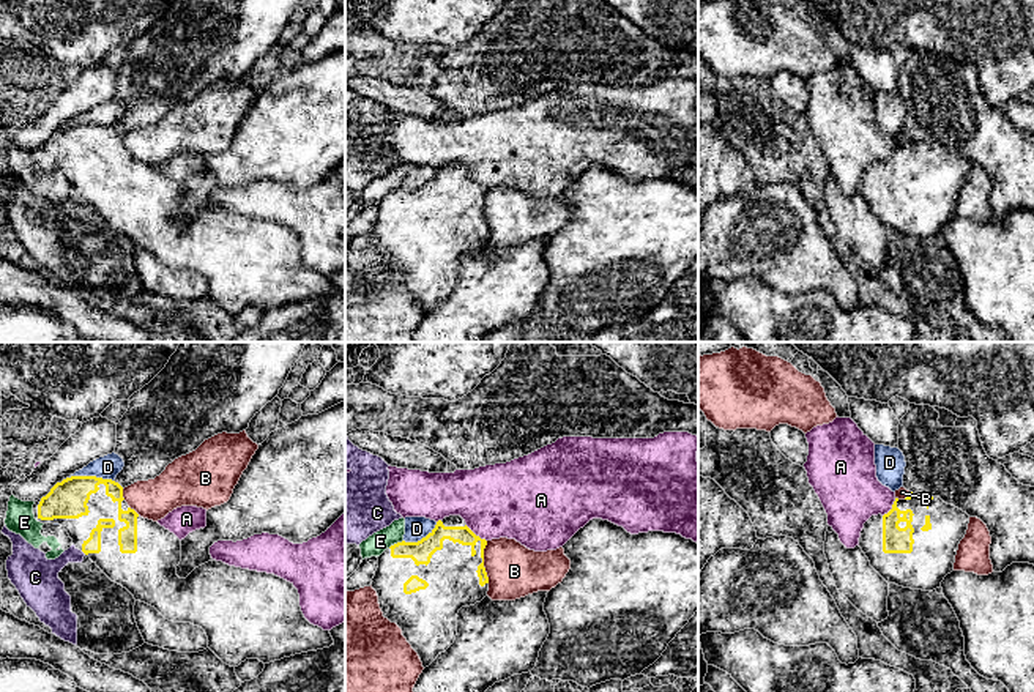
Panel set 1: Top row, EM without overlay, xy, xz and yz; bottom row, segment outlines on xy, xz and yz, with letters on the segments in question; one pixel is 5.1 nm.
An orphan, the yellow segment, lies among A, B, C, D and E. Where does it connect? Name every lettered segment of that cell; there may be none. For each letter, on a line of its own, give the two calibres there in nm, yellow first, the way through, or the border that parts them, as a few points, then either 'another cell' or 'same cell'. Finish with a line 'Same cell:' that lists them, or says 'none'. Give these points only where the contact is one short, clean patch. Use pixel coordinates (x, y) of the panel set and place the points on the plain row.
A: 100 nm thick on the yellow side, 380 nm on the other; border along xz (465, 172), (486, 188); another cell
B: 90 nm thick on the yellow side, 280 nm on the other; another cell
C: 80 nm thick on the yellow side, 180 nm on the other; border along xy (81, 197), (85, 200); another cell
D: 190 nm thick on the yellow side, 120 nm on the other; border along xy (70, 123), (101, 123), (114, 128); another cell
E: 120 nm thick on the yellow side, 110 nm on the other; border along xz (402, 186), (388, 194); another cell
Same cell: none

